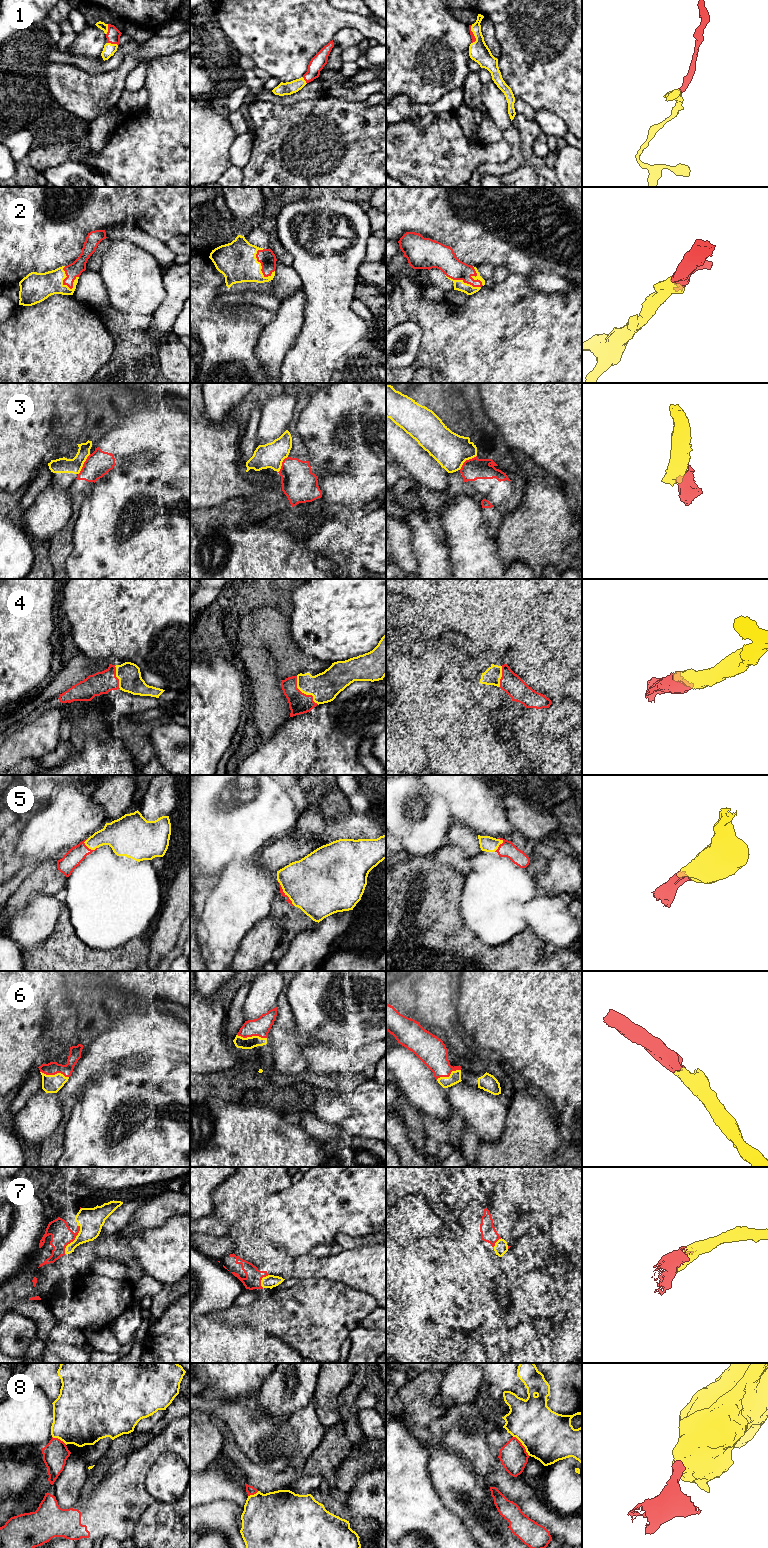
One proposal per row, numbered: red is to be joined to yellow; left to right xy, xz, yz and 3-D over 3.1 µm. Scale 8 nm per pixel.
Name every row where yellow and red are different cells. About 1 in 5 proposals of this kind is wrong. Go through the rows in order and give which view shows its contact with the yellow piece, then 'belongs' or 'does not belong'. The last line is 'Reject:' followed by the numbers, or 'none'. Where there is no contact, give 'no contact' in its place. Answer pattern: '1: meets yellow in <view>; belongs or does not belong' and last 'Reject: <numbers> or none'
1: meets yellow in xy; belongs
2: meets yellow in xz; belongs
3: meets yellow in xy; does not belong
4: meets yellow in xz; belongs
5: meets yellow in xz; belongs
6: meets yellow in xz; belongs
7: meets yellow in xy; belongs
8: meets yellow in yz; does not belong
Reject: 3, 8

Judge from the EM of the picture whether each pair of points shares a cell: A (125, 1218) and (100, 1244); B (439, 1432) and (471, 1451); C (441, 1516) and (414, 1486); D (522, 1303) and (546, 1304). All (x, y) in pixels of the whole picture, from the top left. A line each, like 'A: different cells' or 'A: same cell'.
A: different cells
B: same cell
C: same cell
D: same cell

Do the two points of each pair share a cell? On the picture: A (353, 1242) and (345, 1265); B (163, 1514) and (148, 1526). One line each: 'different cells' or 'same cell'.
A: different cells
B: same cell

